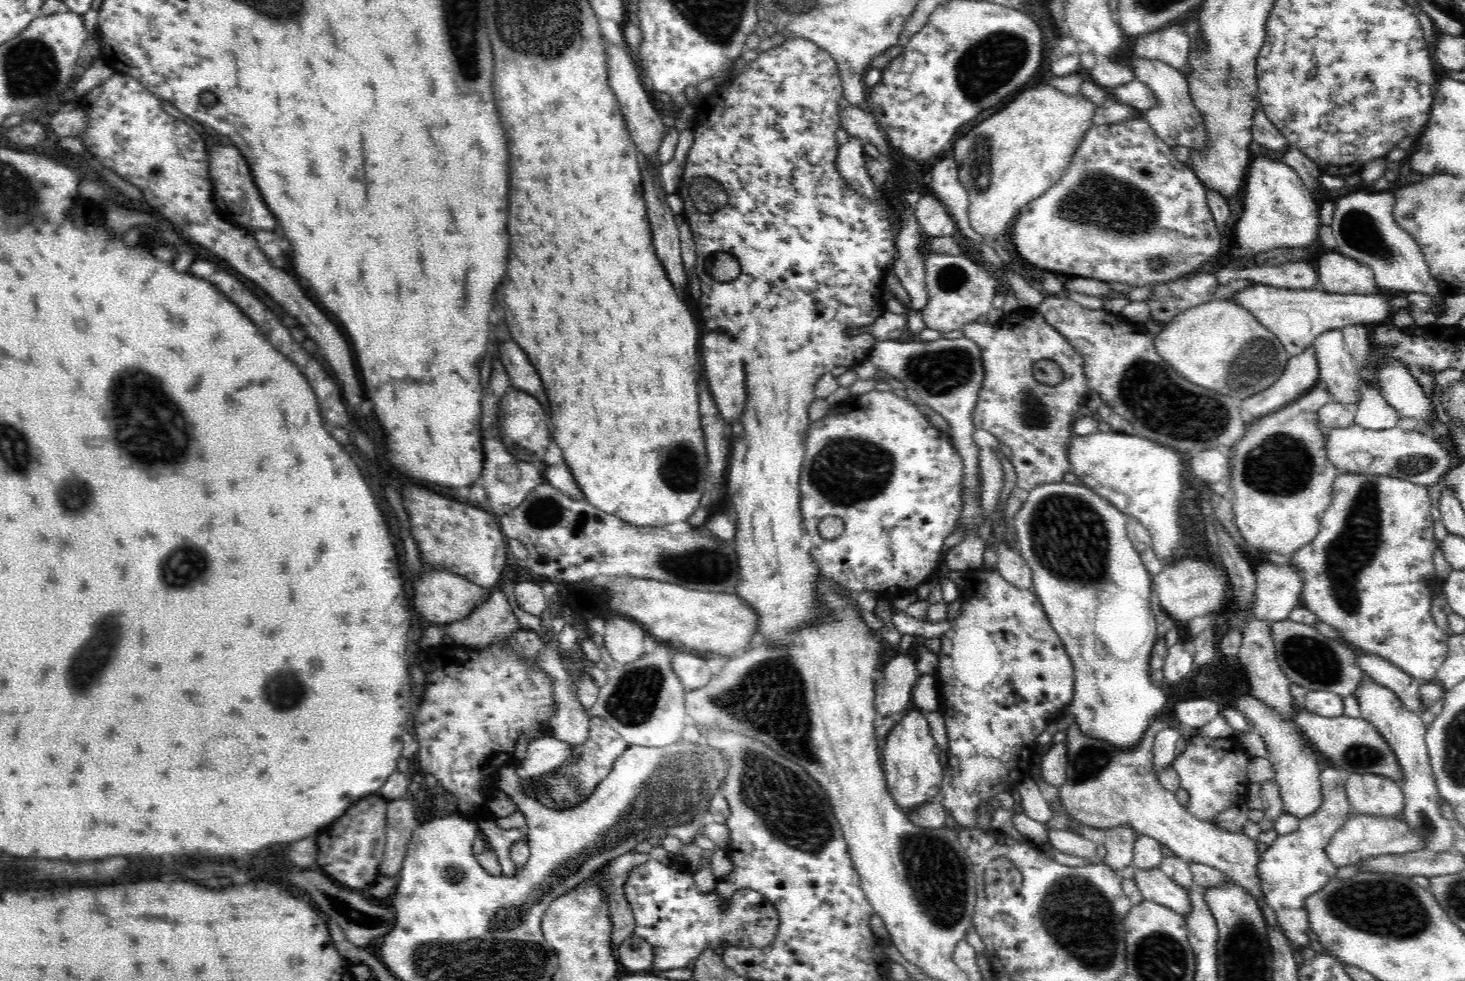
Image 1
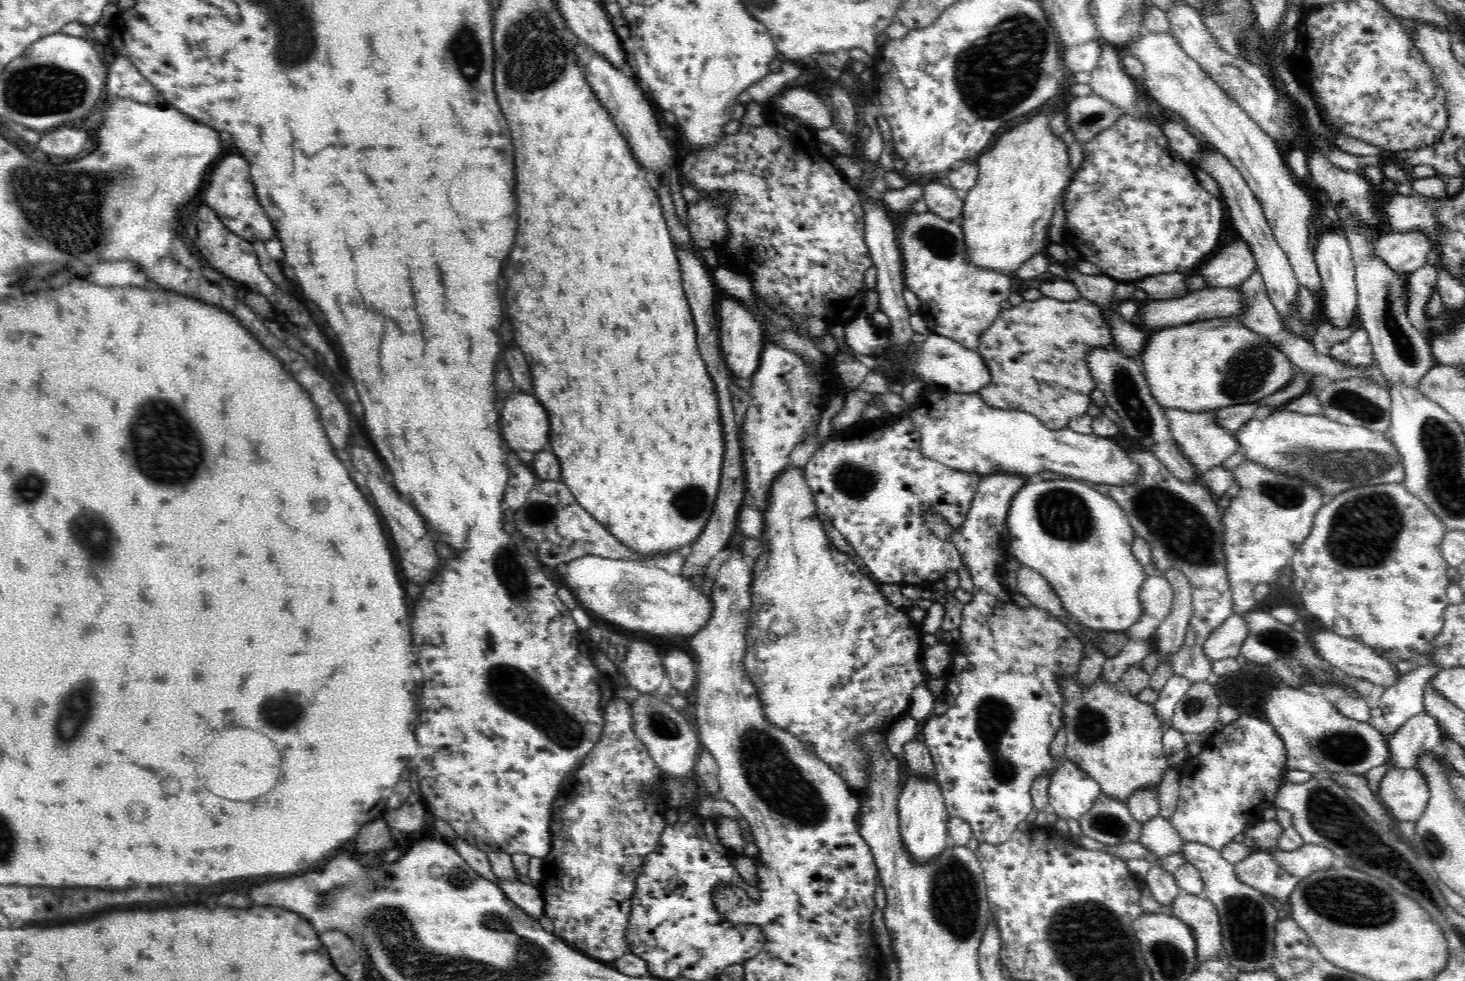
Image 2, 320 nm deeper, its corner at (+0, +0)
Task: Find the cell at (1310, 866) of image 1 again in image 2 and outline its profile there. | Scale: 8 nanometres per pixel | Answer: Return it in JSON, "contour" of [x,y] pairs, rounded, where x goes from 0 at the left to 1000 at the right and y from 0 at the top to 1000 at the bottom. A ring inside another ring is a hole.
{"contour":[[[868,866],[853,870],[843,881],[843,890],[848,900],[866,911],[875,922],[880,919],[881,910],[887,897],[874,886]]]}

